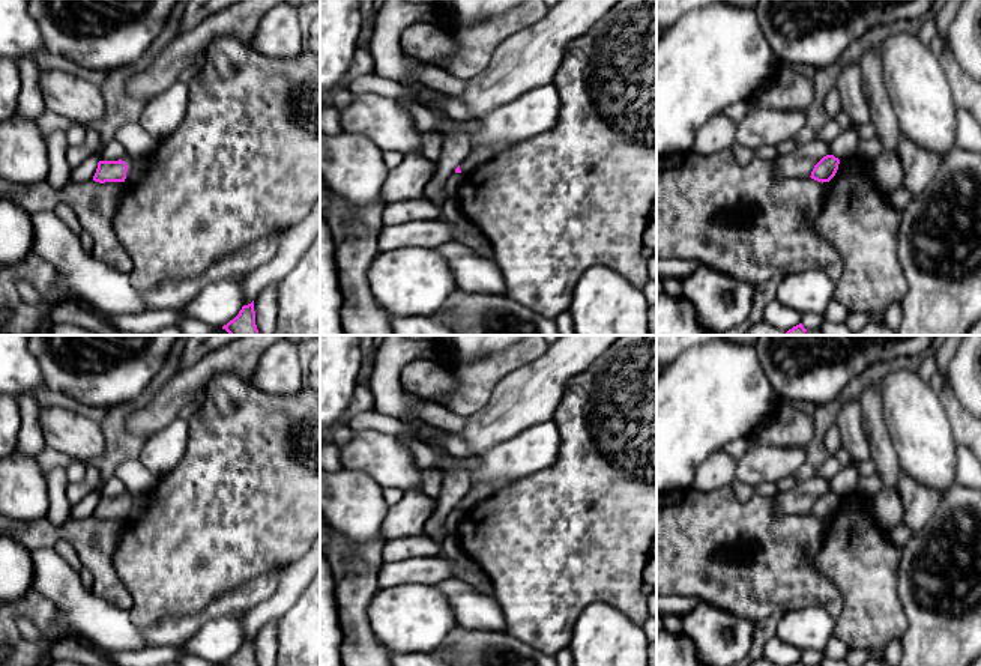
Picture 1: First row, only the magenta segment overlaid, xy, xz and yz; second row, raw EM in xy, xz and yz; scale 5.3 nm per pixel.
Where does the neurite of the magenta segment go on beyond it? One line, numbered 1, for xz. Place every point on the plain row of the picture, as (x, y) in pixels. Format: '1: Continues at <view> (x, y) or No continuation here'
1: No continuation here

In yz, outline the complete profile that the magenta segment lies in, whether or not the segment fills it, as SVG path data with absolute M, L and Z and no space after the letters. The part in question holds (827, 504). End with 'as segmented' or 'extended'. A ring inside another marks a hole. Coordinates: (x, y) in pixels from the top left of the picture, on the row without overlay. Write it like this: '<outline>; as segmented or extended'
M826 492L814 502L810 514L822 520L829 519L835 513L838 501L838 495Z; as segmented

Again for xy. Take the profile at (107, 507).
M99 498L96 510L93 513L95 519L125 519L128 502L125 498Z; as segmented

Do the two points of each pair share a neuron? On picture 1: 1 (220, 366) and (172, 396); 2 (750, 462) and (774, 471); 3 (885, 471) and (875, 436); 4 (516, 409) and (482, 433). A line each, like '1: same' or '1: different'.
1: same
2: same
3: same
4: same

